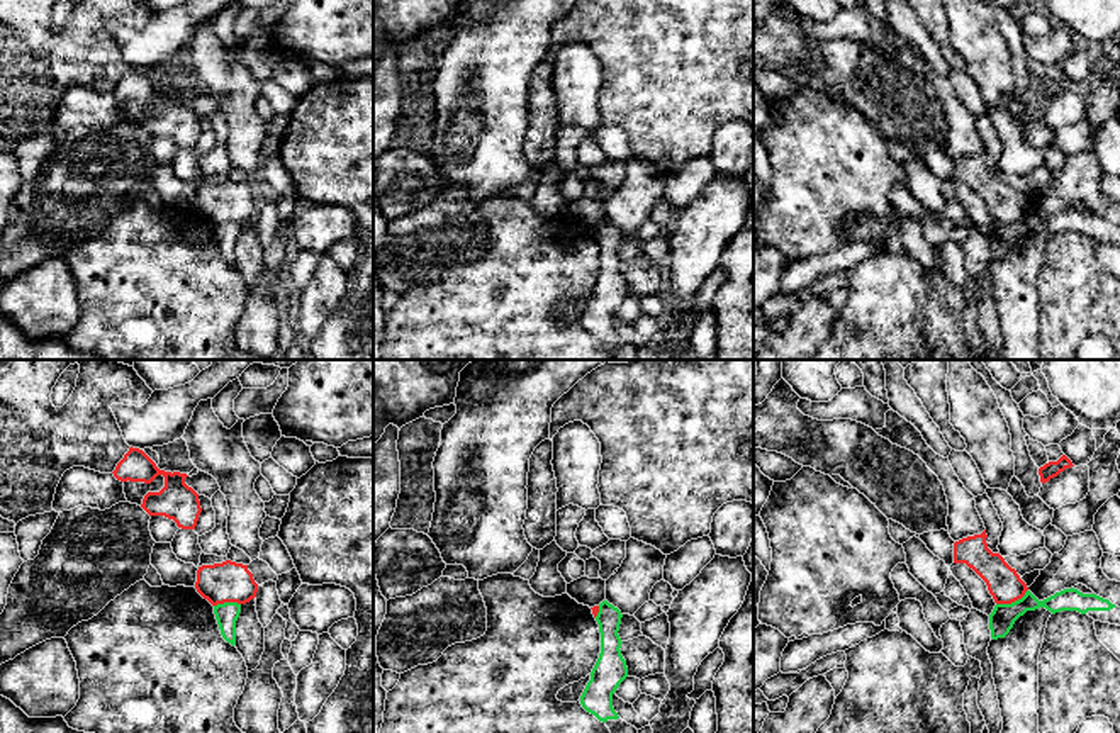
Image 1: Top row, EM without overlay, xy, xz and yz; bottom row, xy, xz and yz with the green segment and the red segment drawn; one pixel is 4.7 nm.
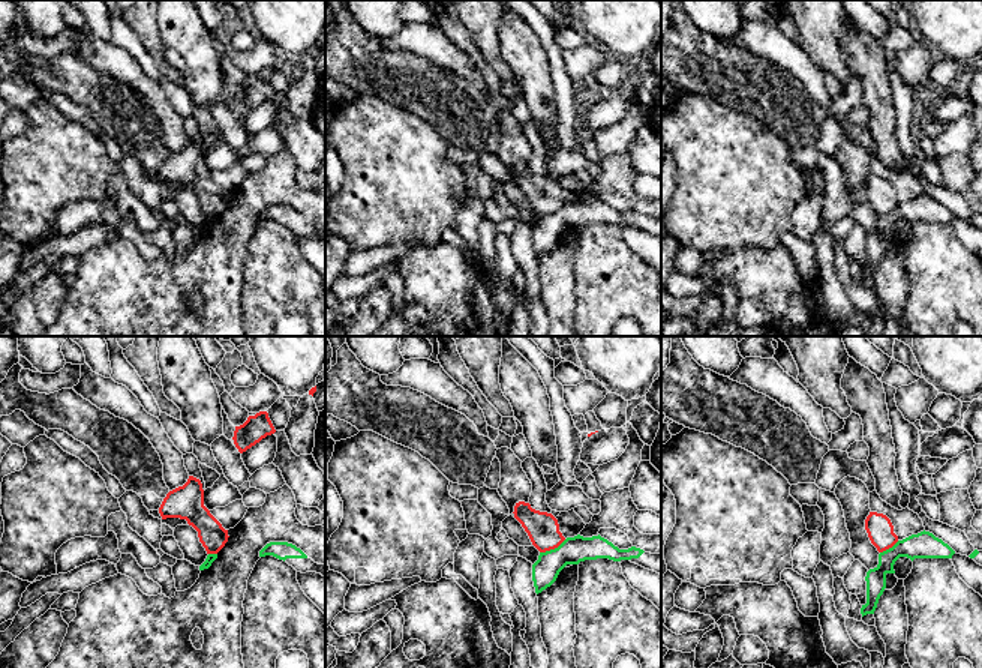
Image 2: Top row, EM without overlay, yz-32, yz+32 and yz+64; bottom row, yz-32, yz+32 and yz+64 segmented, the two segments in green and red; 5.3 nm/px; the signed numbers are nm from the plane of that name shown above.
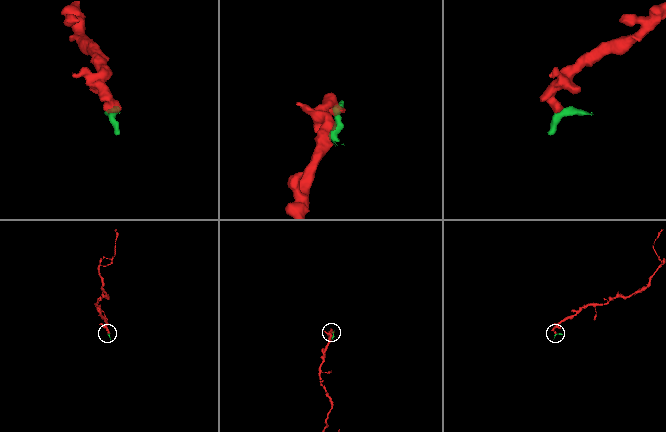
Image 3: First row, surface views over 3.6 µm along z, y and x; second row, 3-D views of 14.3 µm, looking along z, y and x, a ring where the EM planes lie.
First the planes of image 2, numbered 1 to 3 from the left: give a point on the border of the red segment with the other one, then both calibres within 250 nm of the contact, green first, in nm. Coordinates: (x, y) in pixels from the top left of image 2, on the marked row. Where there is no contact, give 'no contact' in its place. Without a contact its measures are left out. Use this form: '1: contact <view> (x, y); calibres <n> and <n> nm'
1: contact yz-32 (213, 554); calibres 50 and 150 nm
2: contact yz+32 (552, 550); calibres 140 and 170 nm
3: contact yz+64 (889, 548); calibres 140 and 140 nm

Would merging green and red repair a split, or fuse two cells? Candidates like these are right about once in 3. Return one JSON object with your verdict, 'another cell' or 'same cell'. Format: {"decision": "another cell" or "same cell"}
{"decision": "another cell"}

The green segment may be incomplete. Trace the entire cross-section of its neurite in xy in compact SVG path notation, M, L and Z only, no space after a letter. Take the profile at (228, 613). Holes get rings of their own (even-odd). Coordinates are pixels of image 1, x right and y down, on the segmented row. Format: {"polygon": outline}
{"polygon": "M224 602L214 606L214 614L221 629L222 638L231 643L232 646L236 645L236 621L241 613L241 604L238 602Z"}

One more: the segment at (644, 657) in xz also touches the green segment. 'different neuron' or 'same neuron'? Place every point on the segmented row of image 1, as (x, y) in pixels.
different neuron

